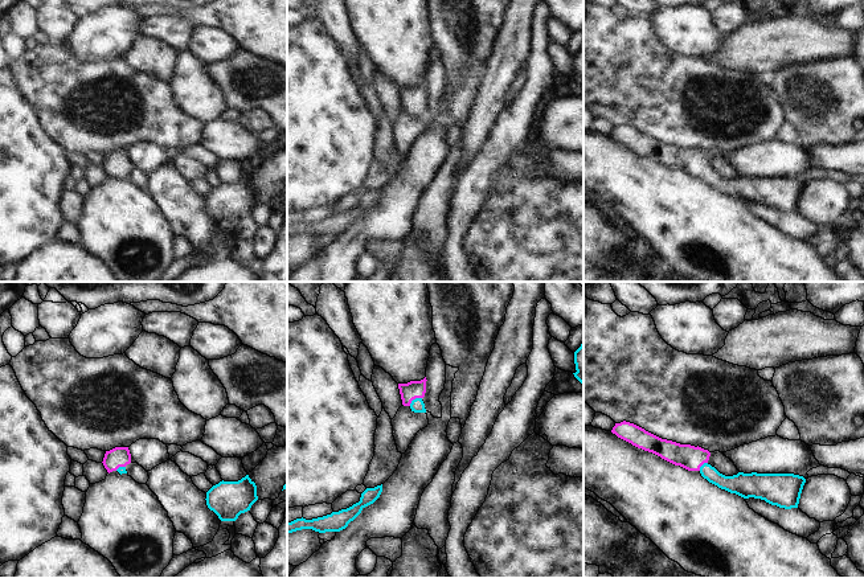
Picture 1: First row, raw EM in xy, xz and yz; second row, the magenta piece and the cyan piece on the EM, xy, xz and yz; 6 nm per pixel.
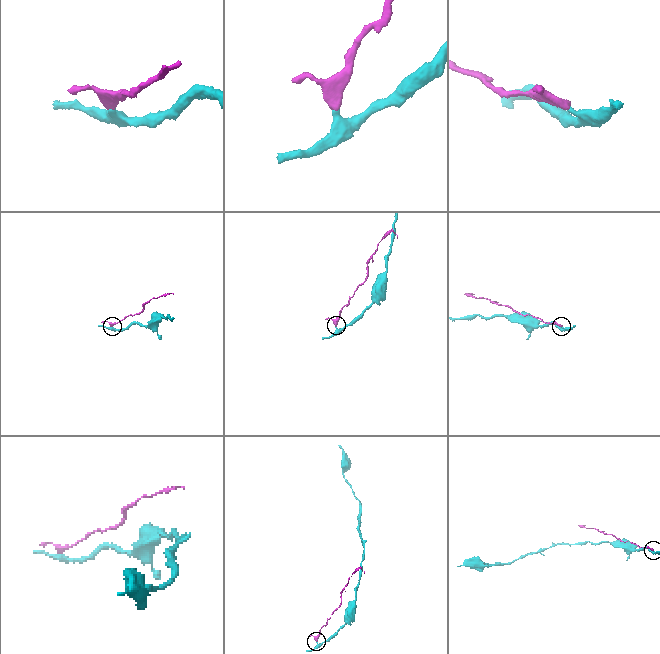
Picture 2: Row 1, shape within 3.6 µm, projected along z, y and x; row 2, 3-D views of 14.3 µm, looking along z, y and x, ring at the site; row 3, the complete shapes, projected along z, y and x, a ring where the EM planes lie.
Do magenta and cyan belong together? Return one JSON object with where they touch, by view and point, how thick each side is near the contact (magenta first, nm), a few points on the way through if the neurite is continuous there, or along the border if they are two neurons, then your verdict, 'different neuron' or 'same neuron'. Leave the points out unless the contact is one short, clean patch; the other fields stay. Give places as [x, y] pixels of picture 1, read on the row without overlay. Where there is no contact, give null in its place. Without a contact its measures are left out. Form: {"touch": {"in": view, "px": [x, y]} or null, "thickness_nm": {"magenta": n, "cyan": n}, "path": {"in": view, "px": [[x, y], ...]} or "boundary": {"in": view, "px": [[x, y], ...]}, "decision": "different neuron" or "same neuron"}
{"touch": {"in": "xz", "px": [414, 102]}, "thickness_nm": {"magenta": 110, "cyan": 90}, "path": {"in": "xz", "px": [[414, 93], [414, 102], [417, 109]]}, "decision": "same neuron"}

